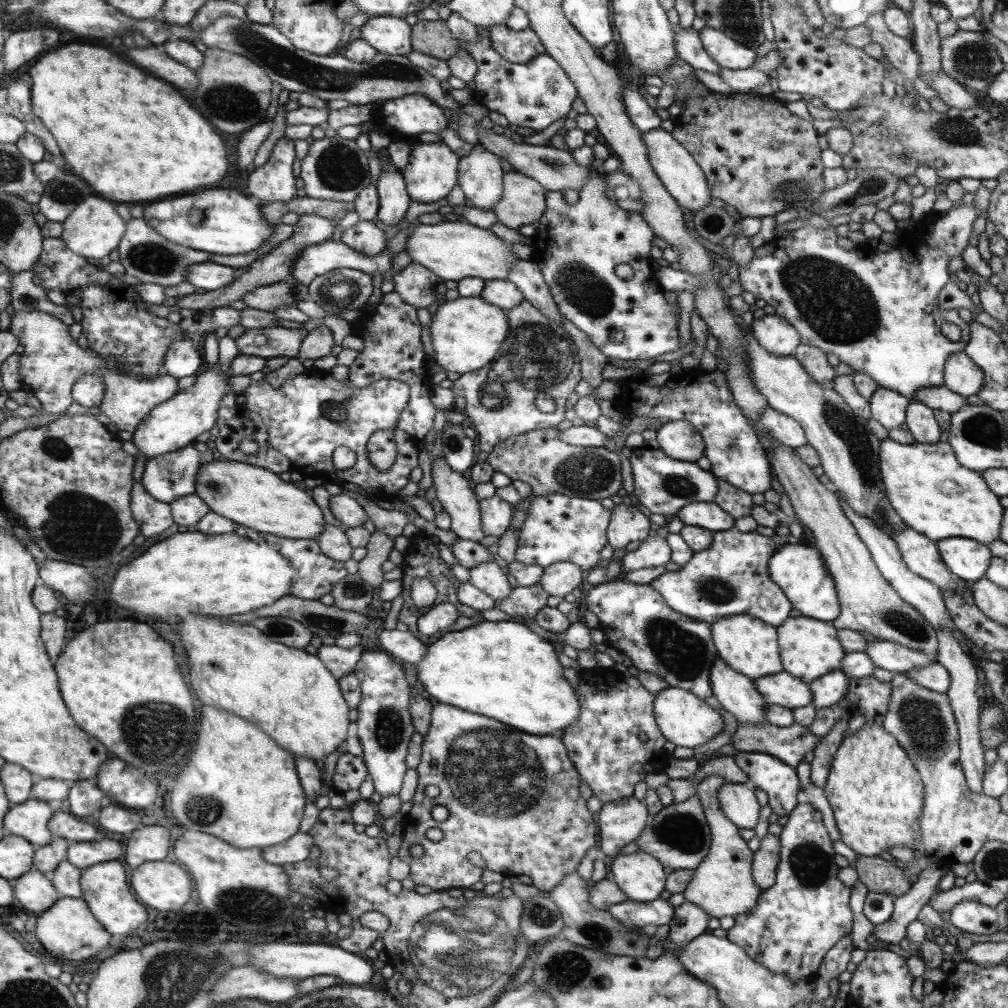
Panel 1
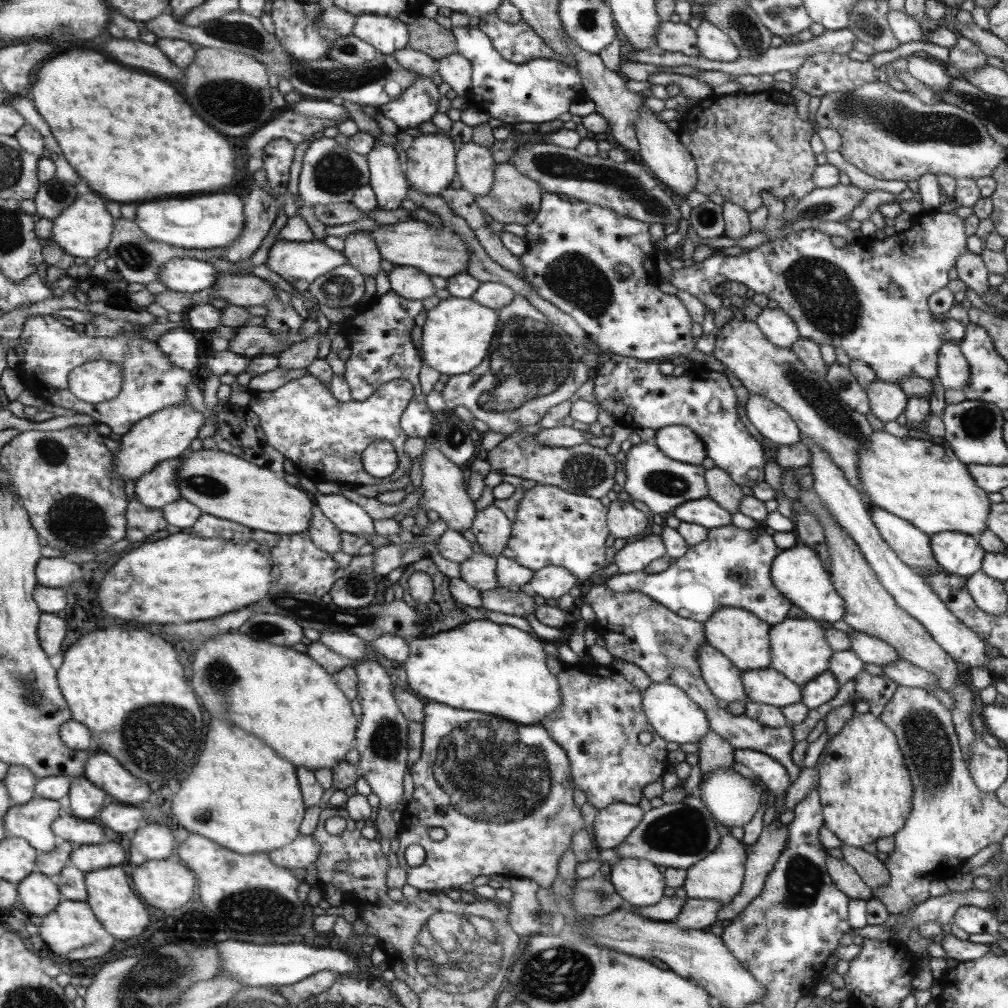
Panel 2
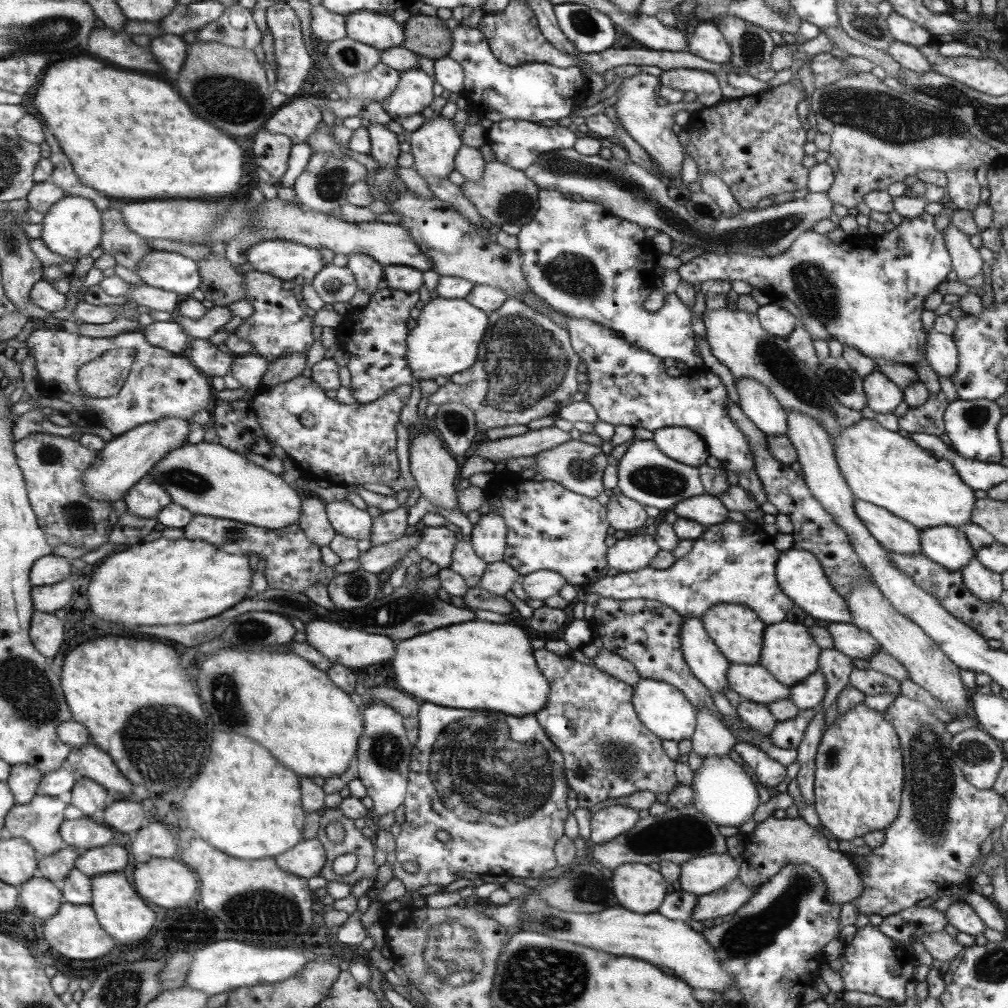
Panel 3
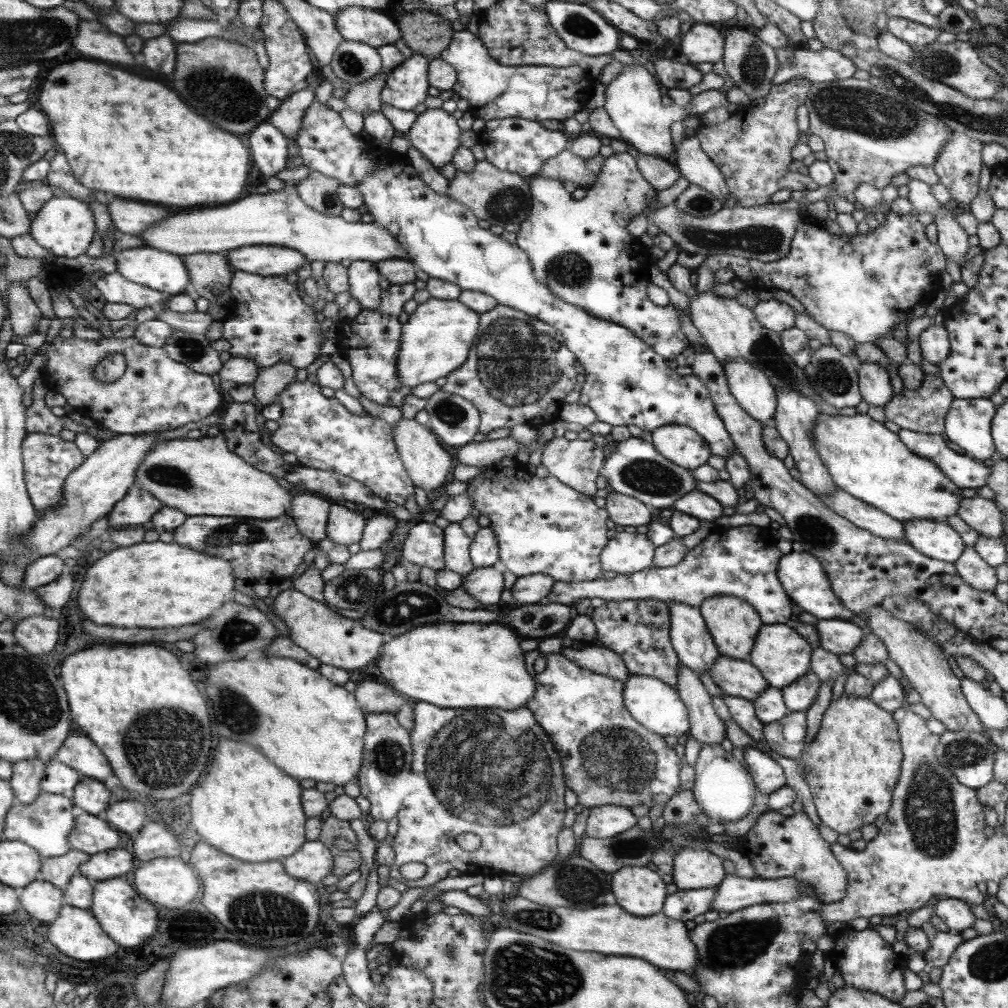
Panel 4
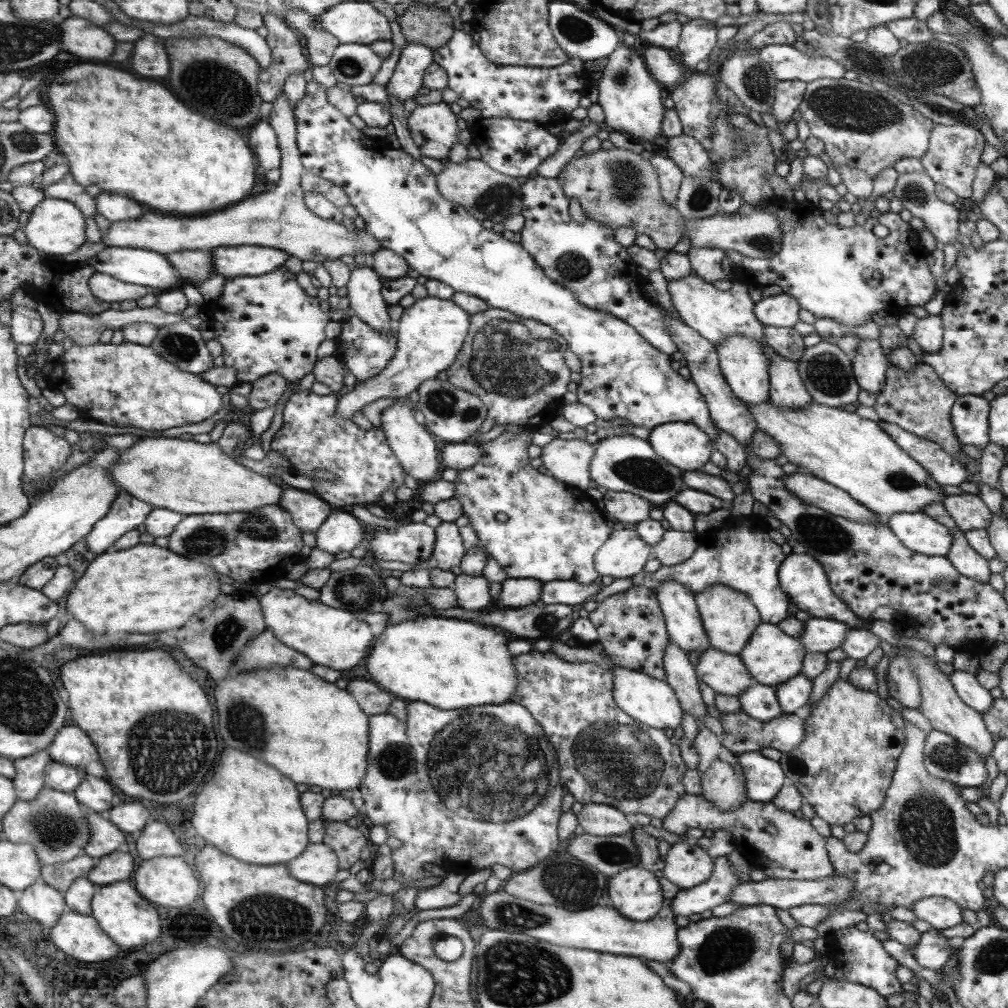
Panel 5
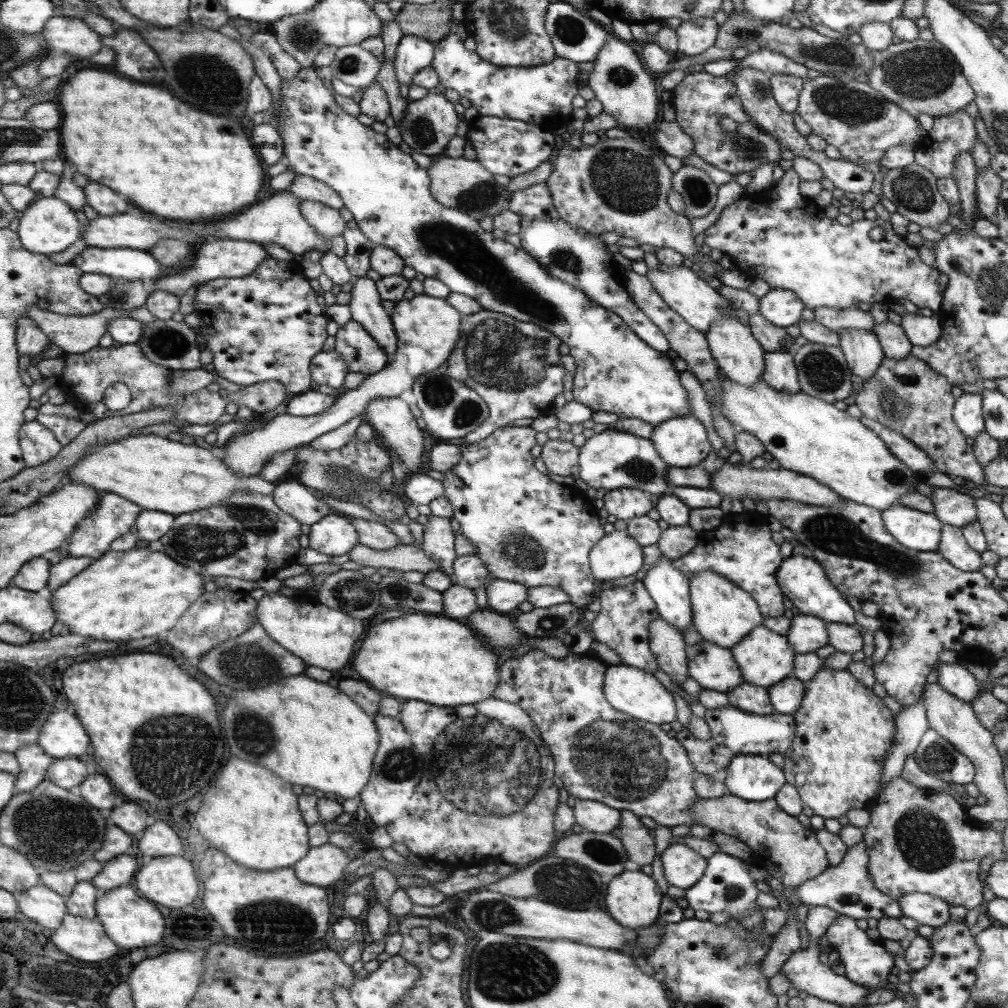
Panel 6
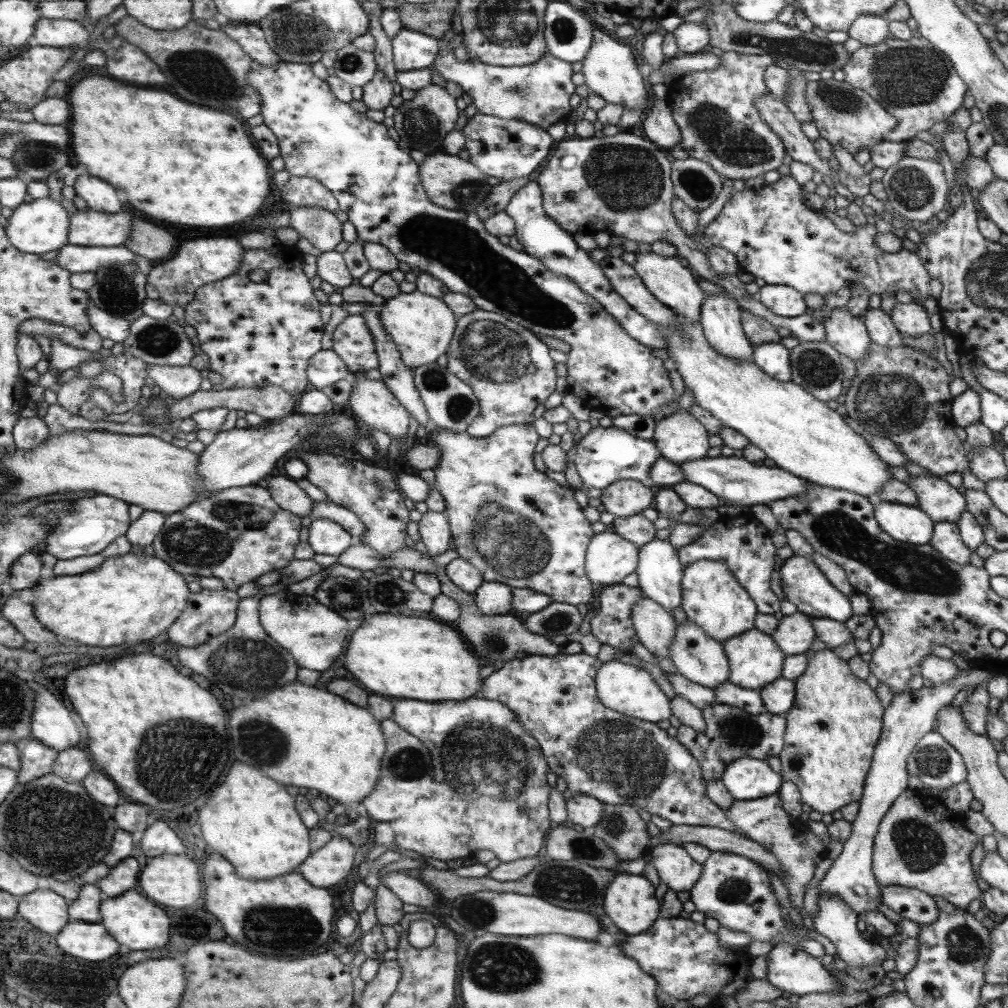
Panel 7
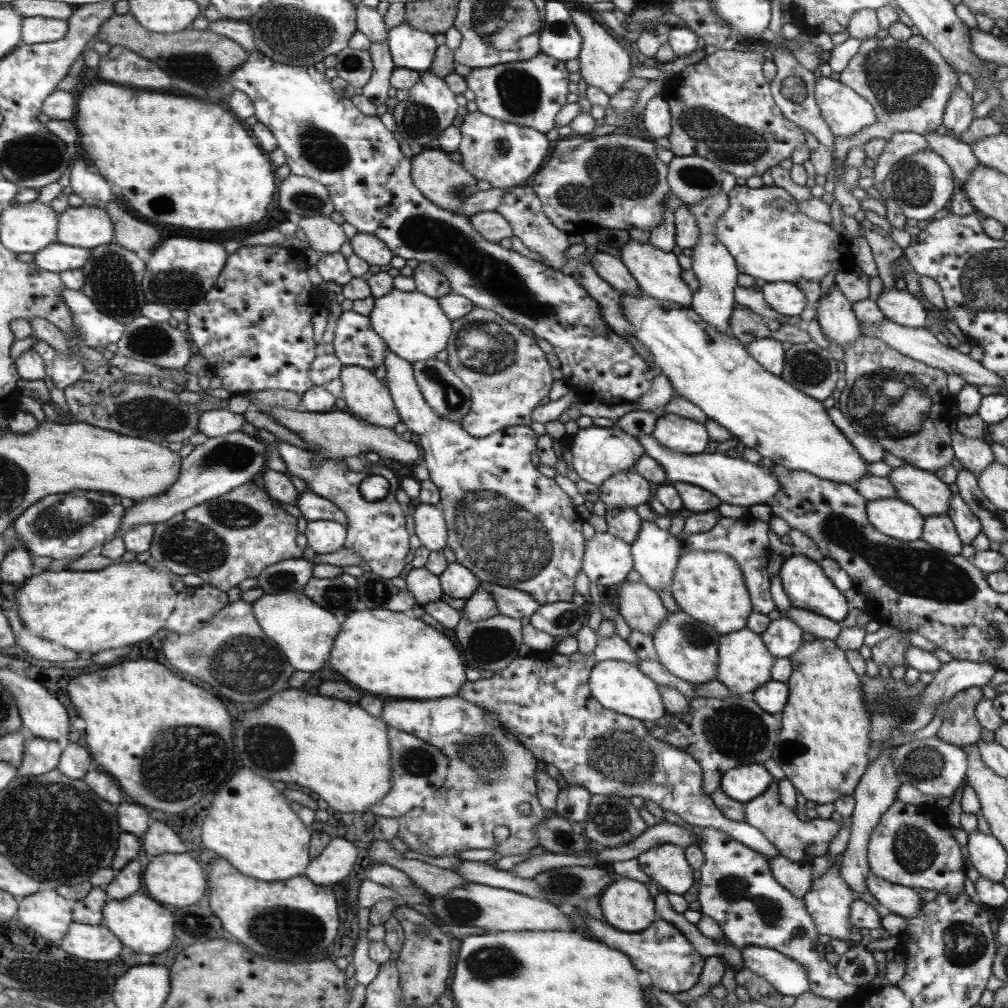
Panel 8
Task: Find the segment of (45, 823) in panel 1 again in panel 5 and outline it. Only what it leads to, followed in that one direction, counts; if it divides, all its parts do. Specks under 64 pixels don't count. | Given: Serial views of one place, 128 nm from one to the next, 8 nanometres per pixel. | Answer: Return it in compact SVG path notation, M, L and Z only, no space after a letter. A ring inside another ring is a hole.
M45 785L37 795L37 798L30 801L19 798L13 808L5 815L3 839L15 844L32 844L33 848L36 849L37 856L40 857L40 863L43 867L50 864L63 864L83 855L85 846L91 842L92 829L89 828L89 820L87 820L87 816L91 812L93 810L85 810L81 806L75 793L61 792Z

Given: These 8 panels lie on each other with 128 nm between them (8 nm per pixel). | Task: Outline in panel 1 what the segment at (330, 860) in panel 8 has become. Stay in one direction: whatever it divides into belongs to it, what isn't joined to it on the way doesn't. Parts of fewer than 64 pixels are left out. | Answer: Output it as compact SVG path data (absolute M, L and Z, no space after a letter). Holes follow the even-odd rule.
M299 830L291 839L284 840L283 843L272 847L262 848L261 852L269 864L293 864L305 861L314 843L315 841L308 832L302 833Z

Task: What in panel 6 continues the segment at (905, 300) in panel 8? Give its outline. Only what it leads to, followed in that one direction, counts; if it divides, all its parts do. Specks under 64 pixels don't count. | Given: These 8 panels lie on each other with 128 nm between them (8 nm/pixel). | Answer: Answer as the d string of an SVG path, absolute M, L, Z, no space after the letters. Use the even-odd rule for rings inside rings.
M919 312L905 313L900 316L900 328L912 346L925 347L940 339L941 324L938 314L930 317Z

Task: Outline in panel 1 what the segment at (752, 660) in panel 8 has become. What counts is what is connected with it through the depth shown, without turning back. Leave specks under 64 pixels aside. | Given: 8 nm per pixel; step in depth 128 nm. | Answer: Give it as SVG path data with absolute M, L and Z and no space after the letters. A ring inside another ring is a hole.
M804 616L784 620L776 627L783 671L792 674L793 677L799 677L808 685L813 680L835 671L846 654L837 637L836 629L830 623Z

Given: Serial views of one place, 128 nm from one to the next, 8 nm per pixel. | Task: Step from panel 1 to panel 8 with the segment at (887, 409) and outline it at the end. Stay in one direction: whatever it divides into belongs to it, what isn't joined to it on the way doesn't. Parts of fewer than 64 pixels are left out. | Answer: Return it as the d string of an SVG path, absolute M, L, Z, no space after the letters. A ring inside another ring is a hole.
M829 287L826 295L819 295L814 307L816 308L816 320L821 328L823 336L840 347L853 344L861 336L861 326L852 311L852 304L837 287Z

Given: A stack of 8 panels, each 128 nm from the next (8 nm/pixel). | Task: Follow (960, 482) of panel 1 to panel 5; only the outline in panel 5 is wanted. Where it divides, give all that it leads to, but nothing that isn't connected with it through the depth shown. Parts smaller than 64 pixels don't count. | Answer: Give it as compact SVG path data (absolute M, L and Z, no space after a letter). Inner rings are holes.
M767 398L764 403L756 405L745 404L755 421L756 430L764 432L779 447L781 456L787 458L798 472L807 471L810 475L843 492L846 492L855 502L870 510L885 523L891 516L900 512L923 512L924 504L939 500L942 502L944 495L939 491L939 486L929 477L929 472L923 465L917 464L903 449L896 444L879 425L869 419L859 417L857 413L844 411L842 408L831 408L828 405L813 401L807 407L798 409L781 409Z

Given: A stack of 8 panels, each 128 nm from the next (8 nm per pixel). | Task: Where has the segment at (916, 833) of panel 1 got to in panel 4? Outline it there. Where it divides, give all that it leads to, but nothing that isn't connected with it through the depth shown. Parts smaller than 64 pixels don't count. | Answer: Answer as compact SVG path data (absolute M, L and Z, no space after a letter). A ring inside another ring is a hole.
M842 694L830 702L820 724L813 742L807 744L795 759L797 771L800 770L800 776L808 785L817 817L823 825L838 834L847 834L851 830L859 830L865 824L874 824L877 816L885 816L891 807L892 790L900 776L903 750L900 748L895 718L890 712L877 708L869 697Z

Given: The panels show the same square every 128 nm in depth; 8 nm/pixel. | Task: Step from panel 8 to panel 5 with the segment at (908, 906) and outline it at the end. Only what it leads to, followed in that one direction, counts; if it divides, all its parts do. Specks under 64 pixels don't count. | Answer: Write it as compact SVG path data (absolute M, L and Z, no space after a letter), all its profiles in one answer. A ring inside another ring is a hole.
M941 897L919 899L911 909L917 920L927 922L935 930L951 928L962 922L959 905Z

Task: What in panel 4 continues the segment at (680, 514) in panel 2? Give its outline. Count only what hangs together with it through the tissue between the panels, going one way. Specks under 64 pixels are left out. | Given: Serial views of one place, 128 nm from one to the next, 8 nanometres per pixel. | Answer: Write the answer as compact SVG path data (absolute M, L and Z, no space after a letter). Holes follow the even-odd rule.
M697 489L677 499L672 504L672 509L692 516L698 521L706 520L709 522L714 522L715 519L722 516L723 512L723 507L717 500Z

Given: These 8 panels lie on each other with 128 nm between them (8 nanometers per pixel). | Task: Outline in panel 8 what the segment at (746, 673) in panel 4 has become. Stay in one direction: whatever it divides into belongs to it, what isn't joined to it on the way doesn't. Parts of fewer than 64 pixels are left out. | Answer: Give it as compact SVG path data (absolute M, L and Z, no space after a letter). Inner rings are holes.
M682 610L668 612L652 632L656 661L670 674L681 678L689 685L708 683L709 680L715 680L718 676L720 635L712 626L695 620Z

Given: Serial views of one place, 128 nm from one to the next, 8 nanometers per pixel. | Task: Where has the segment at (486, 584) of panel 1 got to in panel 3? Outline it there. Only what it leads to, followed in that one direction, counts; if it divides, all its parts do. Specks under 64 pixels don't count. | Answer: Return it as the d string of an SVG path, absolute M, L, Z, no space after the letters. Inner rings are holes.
M457 534L448 566L453 572L463 577L466 586L475 586L485 570L485 563L473 552L470 541L465 541Z

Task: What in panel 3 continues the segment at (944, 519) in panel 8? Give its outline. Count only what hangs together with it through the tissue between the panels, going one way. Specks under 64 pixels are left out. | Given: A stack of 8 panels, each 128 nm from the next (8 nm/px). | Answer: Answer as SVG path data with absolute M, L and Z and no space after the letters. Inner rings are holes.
M973 558L967 566L961 570L964 584L968 587L969 592L973 593L979 600L986 603L997 603L999 594L1001 594L1001 580L999 573L993 574L989 569Z

